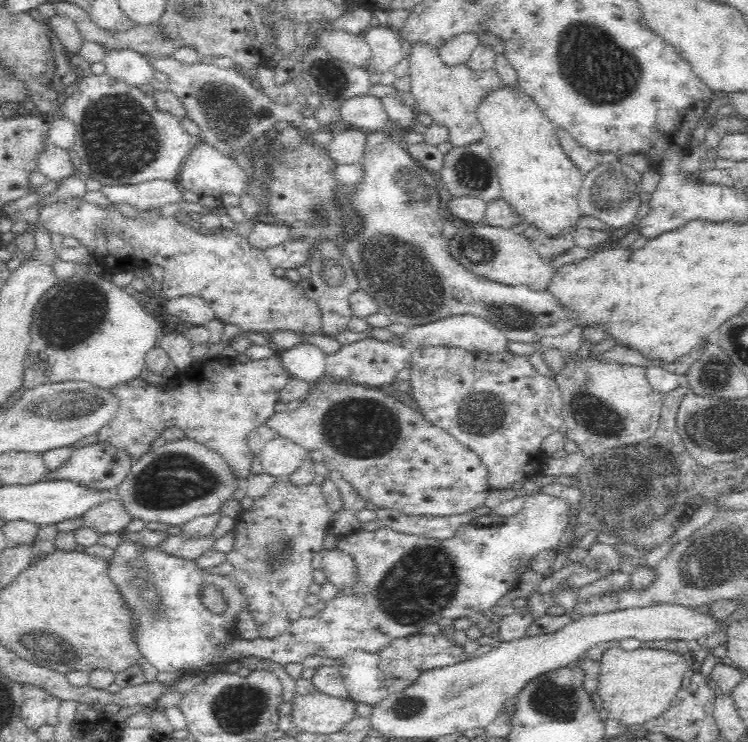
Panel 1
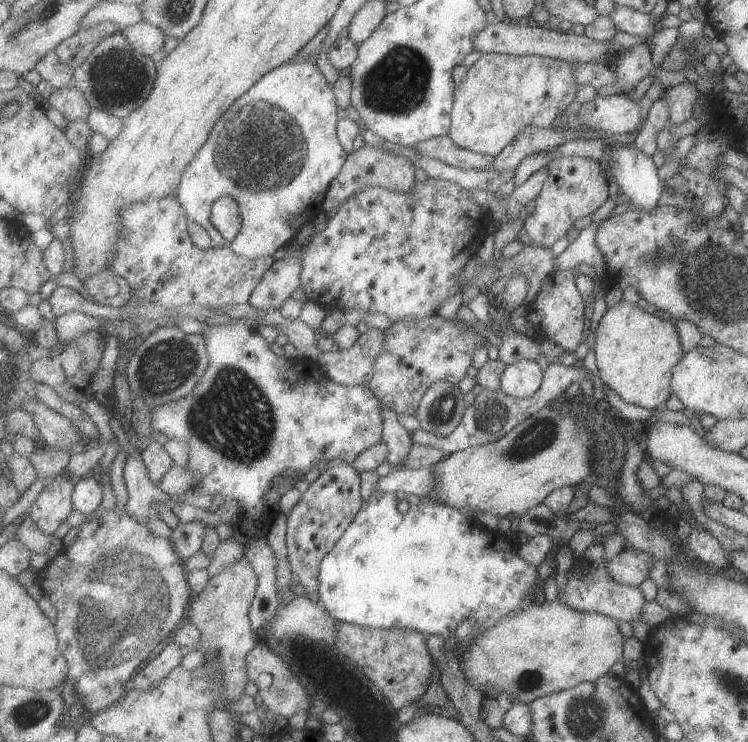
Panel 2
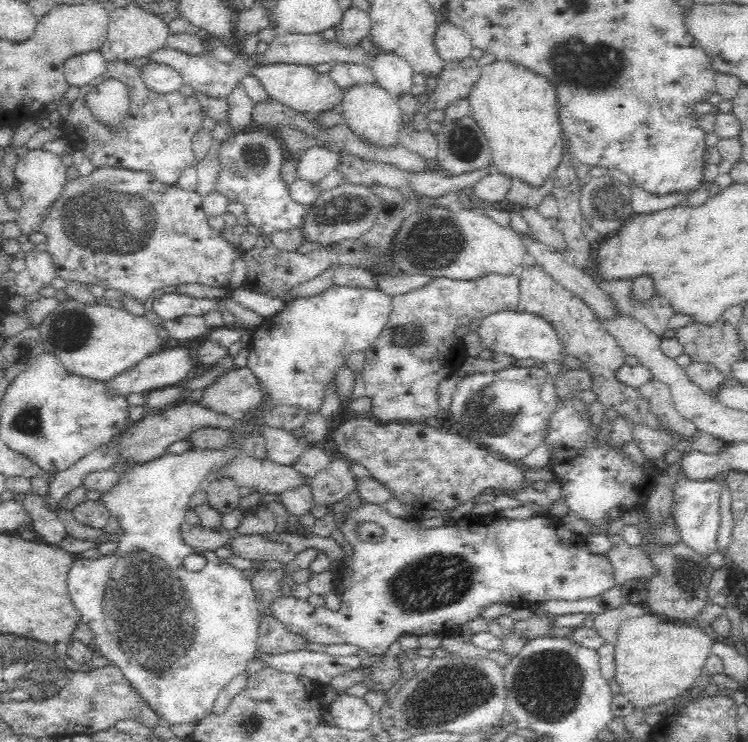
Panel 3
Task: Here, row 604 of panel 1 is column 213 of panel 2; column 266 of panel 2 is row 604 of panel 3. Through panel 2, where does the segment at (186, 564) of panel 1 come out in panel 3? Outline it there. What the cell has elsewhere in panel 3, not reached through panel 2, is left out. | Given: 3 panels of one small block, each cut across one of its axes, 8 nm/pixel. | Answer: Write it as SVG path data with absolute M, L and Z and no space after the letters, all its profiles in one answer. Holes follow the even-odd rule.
M232 432L232 440L230 446L224 451L208 451L197 450L193 448L183 454L166 454L157 460L142 465L137 465L128 472L123 472L120 478L116 481L112 488L101 492L97 503L101 504L108 512L116 518L119 526L124 530L124 534L117 542L116 550L113 553L102 555L100 558L83 559L76 556L70 572L68 572L68 589L70 589L70 596L76 609L82 615L82 622L86 623L92 631L94 631L95 643L97 644L100 654L108 658L110 664L117 666L126 680L132 684L134 688L144 697L144 700L158 715L162 715L164 725L172 723L196 723L210 713L214 702L218 698L218 694L224 686L226 686L232 678L238 674L245 672L246 665L252 658L255 658L257 652L257 640L259 635L260 622L262 622L262 614L257 606L256 593L252 583L248 578L244 578L242 571L237 568L232 568L224 564L218 557L215 551L198 551L191 546L188 546L181 537L181 524L185 521L184 515L188 510L188 502L194 492L201 490L206 484L206 478L211 474L214 468L222 466L224 462L232 460L234 456L242 454L244 447L241 444L241 438ZM188 554L201 554L206 559L206 565L202 570L188 571L184 567L184 558Z

